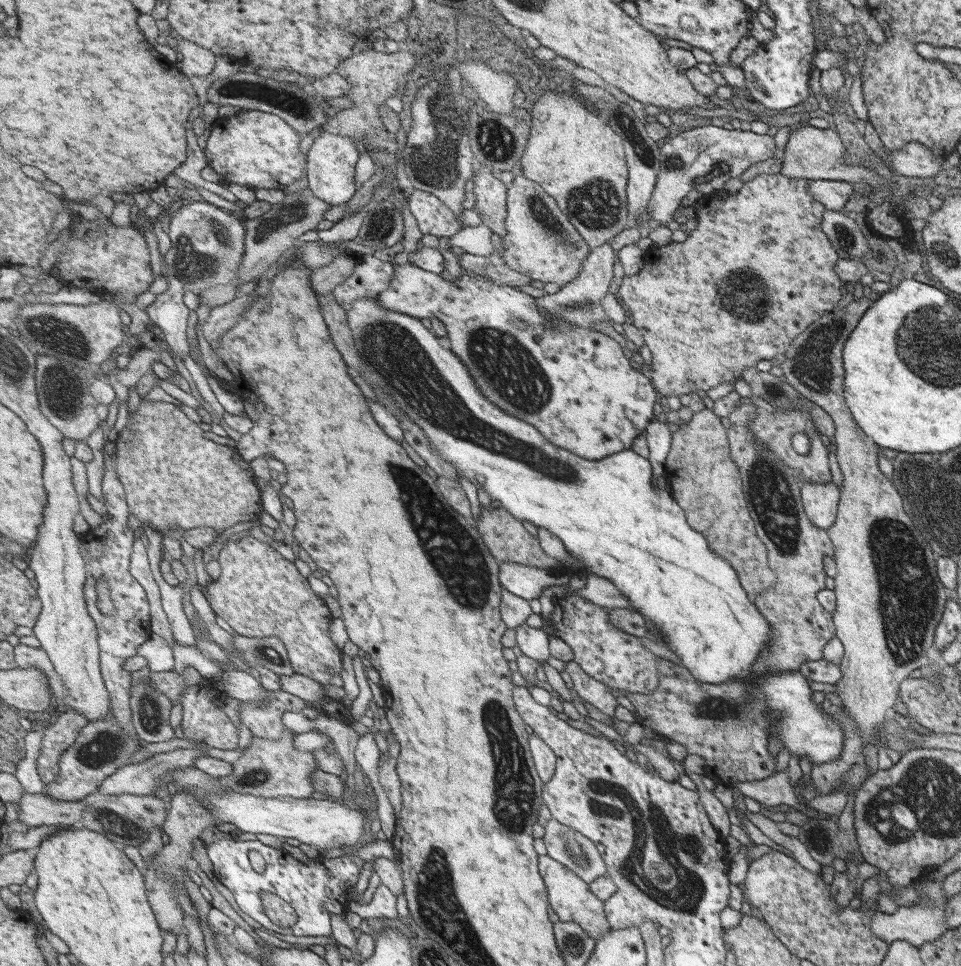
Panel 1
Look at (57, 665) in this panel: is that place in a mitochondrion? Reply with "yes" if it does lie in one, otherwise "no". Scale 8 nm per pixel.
no

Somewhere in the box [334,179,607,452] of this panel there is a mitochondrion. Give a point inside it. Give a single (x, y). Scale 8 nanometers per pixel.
(506, 366)

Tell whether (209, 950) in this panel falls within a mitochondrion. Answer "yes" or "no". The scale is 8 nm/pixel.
no

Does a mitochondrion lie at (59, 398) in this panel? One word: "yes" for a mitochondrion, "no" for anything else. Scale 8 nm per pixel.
yes

